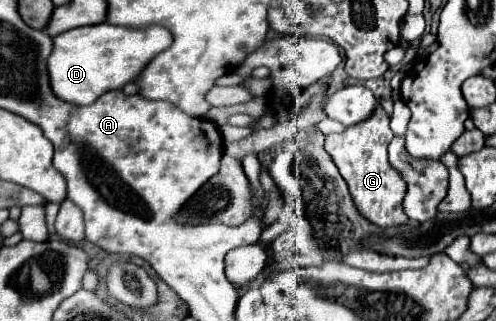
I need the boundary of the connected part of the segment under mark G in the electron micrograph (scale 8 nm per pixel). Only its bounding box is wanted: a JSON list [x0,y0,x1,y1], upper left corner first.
[326,105,408,229]

